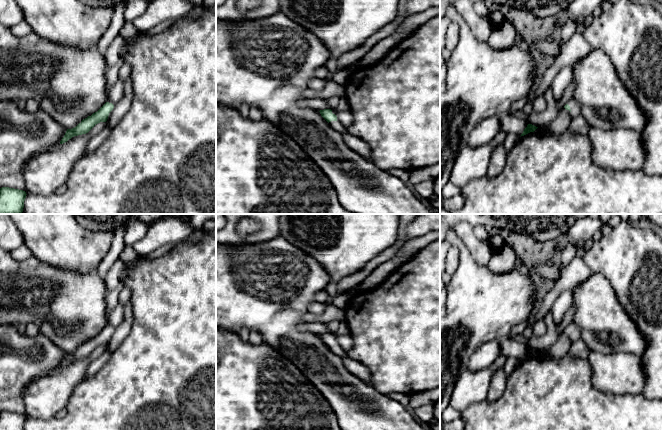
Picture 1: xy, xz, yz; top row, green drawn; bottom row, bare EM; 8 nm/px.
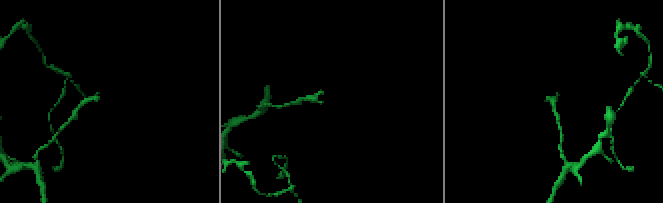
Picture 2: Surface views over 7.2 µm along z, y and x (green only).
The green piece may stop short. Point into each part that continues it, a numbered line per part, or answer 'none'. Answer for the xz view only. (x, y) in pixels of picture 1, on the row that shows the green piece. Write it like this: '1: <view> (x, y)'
1: xz (336, 125)

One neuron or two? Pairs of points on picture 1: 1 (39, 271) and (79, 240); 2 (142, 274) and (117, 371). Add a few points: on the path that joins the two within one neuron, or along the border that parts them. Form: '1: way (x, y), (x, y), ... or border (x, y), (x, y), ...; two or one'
1: border (33, 255), (55, 267), (71, 270); two
2: way (144, 298), (144, 344), (141, 347); one

